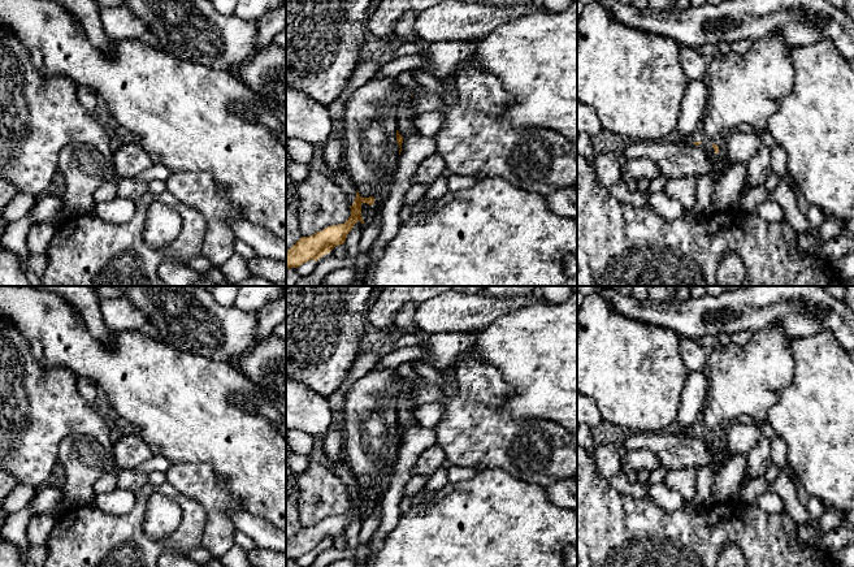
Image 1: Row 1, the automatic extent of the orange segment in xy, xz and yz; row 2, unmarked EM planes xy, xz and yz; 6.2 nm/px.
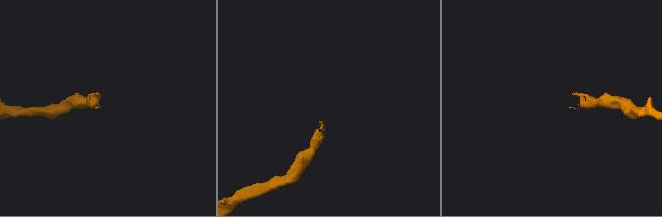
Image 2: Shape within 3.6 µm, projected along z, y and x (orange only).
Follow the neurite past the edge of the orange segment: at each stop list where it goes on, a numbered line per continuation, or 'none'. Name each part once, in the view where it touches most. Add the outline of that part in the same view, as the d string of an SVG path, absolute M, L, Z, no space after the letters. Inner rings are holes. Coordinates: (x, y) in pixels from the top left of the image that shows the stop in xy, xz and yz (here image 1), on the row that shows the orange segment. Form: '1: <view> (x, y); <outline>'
1: yz (675, 160); M673 139L659 140L659 142L637 142L634 140L629 146L624 147L619 155L623 161L629 161L632 159L650 159L660 169L662 174L667 178L680 178L680 177L693 177L699 178L705 173L712 170L712 164L716 160L718 153L715 152L712 144L698 144L694 142L689 144L681 144Z

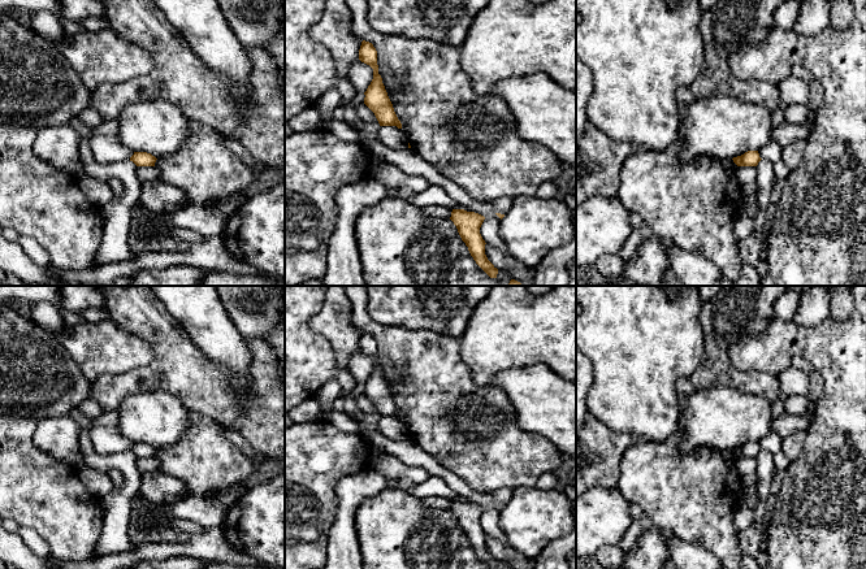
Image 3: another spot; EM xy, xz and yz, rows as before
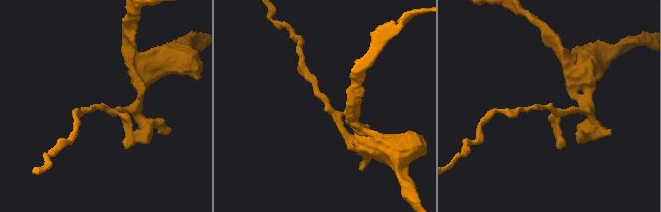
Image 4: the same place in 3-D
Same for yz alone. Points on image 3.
none

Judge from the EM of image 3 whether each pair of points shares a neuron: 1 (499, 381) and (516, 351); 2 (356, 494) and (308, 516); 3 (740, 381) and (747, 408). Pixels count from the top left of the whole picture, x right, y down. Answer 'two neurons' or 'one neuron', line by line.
1: two neurons
2: two neurons
3: two neurons

